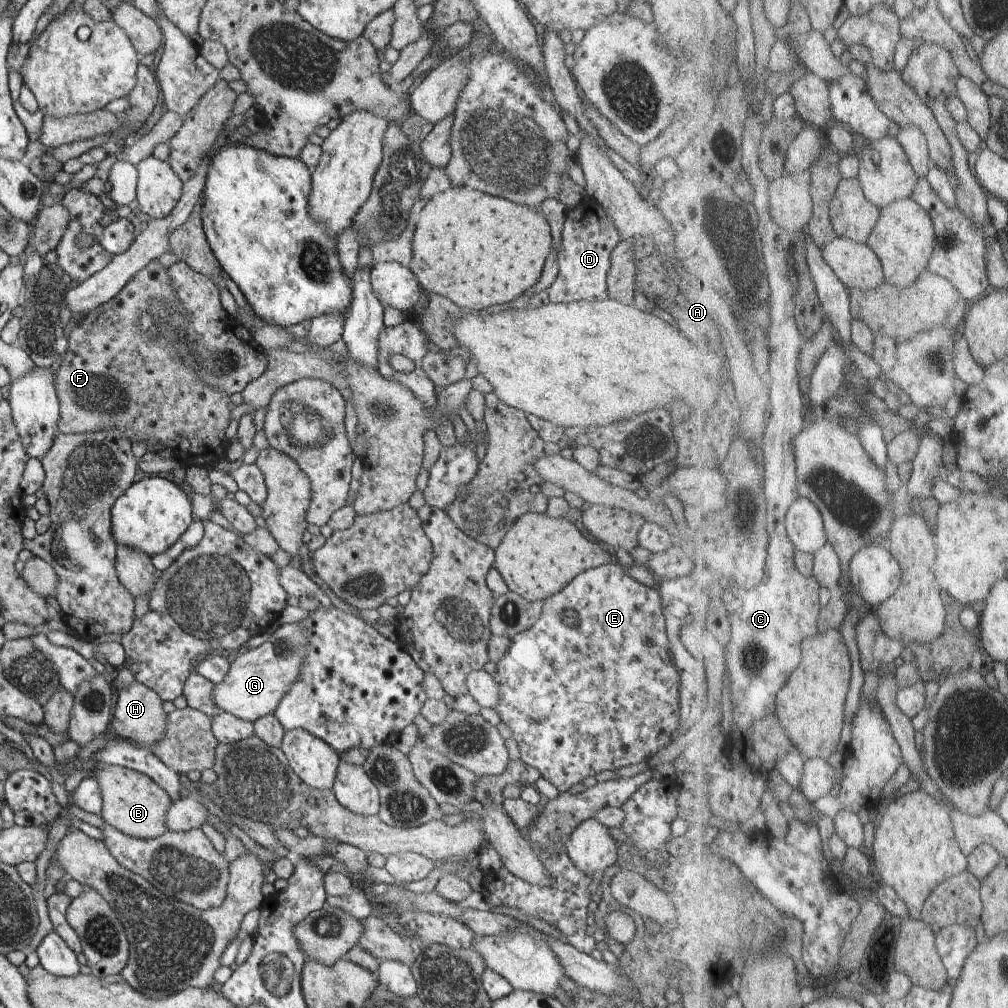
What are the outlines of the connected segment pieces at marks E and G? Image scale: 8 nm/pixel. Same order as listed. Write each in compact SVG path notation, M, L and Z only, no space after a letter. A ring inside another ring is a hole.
M608 563L578 573L560 592L545 598L540 618L532 628L520 632L511 639L511 645L505 652L504 657L498 662L494 674L501 686L502 702L495 708L499 717L507 724L518 743L521 760L528 766L537 768L542 777L552 783L559 792L568 791L577 782L582 782L588 776L595 776L598 772L606 770L618 770L622 766L638 764L642 760L658 758L669 750L671 736L679 727L680 703L678 688L682 683L678 676L678 669L674 666L669 649L669 638L665 627L664 605L674 598L674 593L668 589L659 589L657 586L648 587L632 579L621 564ZM570 609L577 614L577 625L572 626L565 623L563 615Z
M300 623L276 624L271 636L261 646L239 654L229 666L224 680L214 687L213 699L221 712L253 723L267 714L273 714L291 686L298 682L303 667L309 638Z

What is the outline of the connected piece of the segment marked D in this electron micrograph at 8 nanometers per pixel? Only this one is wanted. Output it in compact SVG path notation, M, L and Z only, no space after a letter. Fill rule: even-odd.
M584 196L573 208L566 209L561 248L557 253L559 273L548 289L550 303L605 301L609 298L607 274L611 252L622 242L610 214L594 198Z

